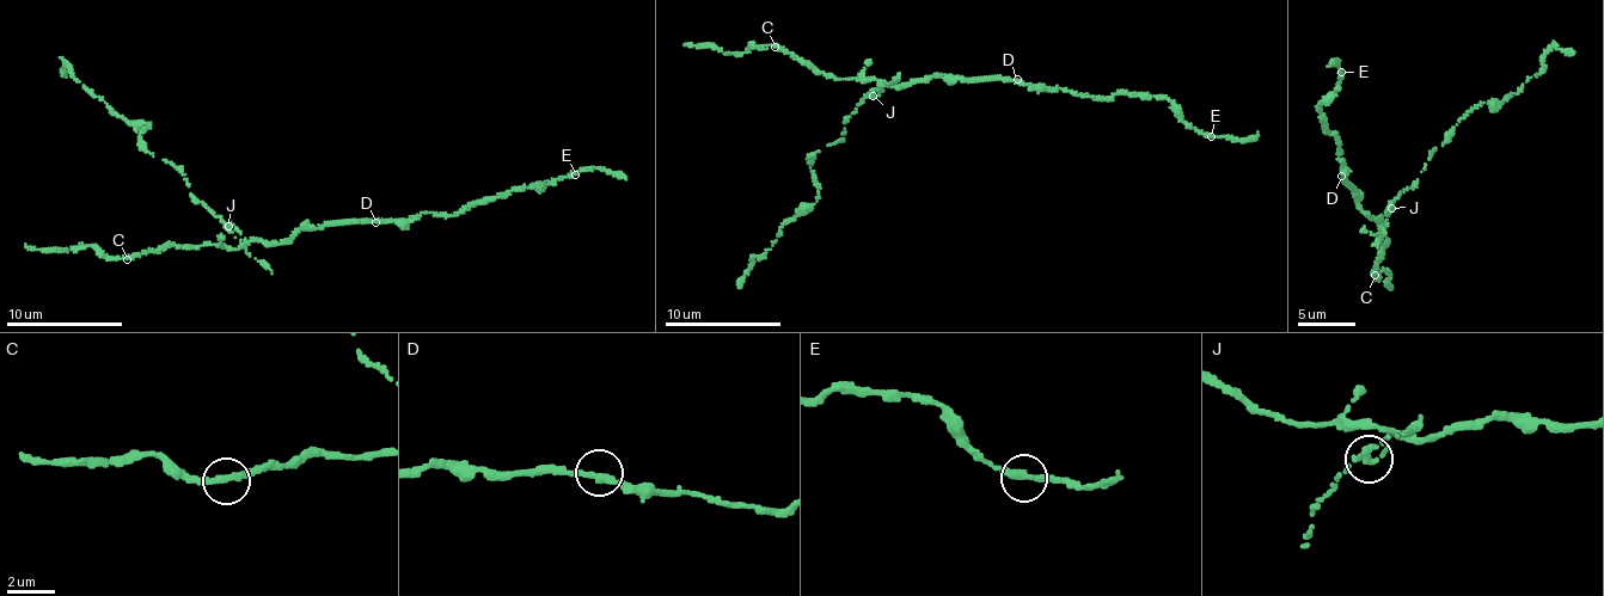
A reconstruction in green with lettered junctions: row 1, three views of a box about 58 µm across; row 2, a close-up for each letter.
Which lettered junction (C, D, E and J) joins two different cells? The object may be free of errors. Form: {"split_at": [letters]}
{"split_at": ["J"]}

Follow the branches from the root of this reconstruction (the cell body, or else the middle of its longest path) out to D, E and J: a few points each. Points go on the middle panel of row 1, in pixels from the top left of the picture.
D: (893, 86), (934, 75), (967, 81), (1017, 79)
E: (893, 86), (934, 75), (967, 81), (1009, 78), (1091, 97), (1134, 92), (1162, 94), (1193, 128), (1211, 136)
J: (893, 86), (881, 84), (883, 91), (873, 97)

